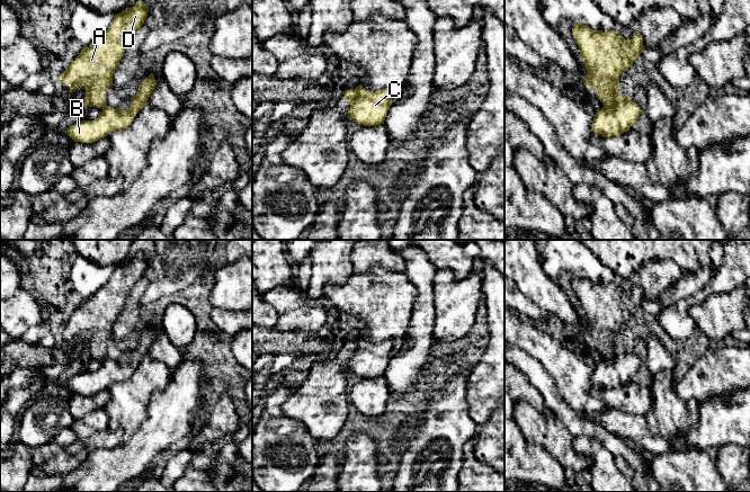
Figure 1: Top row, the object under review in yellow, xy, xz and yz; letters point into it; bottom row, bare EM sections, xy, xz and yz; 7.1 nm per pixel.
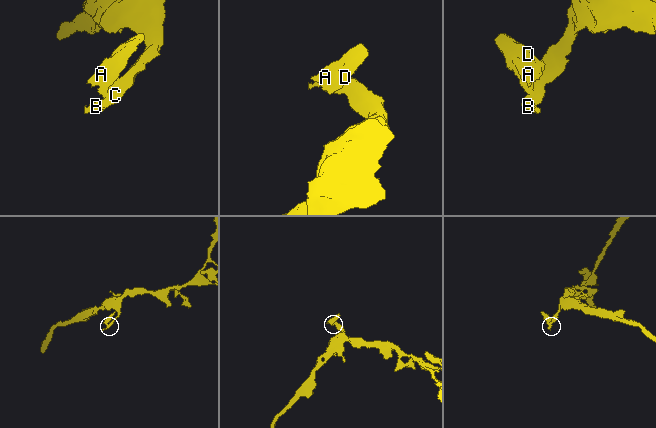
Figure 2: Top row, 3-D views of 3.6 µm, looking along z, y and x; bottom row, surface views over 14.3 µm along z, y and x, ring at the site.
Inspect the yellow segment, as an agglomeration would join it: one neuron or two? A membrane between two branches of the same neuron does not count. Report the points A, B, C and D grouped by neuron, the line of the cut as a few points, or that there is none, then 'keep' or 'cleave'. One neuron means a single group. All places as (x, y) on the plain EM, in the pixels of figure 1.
groups A D / B C; cut yz (619, 348), (614, 356), (604, 358); cleave

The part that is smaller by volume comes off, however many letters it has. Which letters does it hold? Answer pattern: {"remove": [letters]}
{"remove": ["A", "D"]}

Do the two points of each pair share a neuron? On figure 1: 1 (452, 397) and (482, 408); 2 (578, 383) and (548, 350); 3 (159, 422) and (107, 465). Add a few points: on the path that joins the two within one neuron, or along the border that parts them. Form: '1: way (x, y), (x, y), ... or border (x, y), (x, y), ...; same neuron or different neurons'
1: border (467, 376), (467, 414), (478, 425); different neurons
2: way (572, 375), (556, 358); same neuron
3: way (148, 436), (121, 463); same neuron

